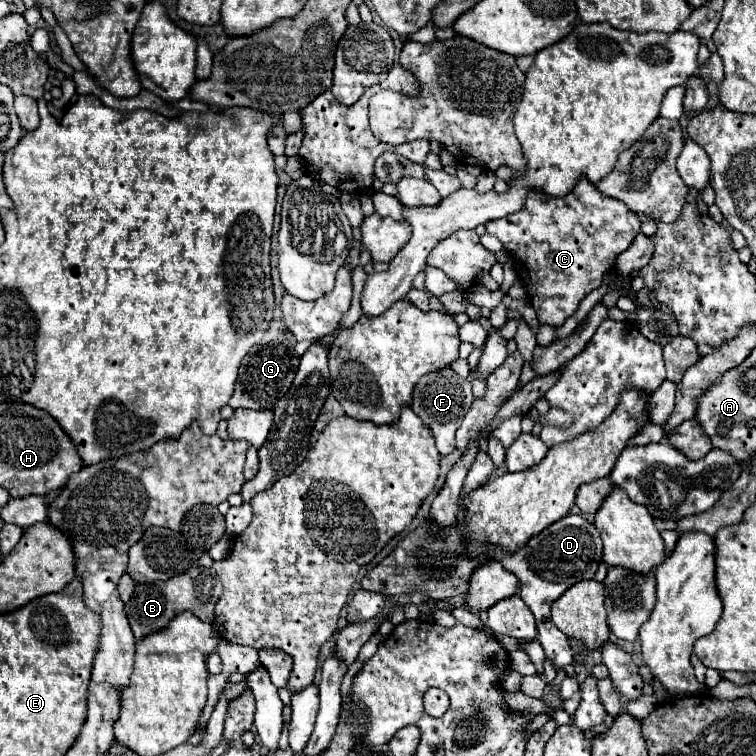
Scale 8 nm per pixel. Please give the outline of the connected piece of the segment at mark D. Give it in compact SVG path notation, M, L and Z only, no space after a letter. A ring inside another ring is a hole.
M569 514L563 520L551 524L545 532L533 536L525 548L513 554L497 552L497 548L491 548L491 558L495 558L507 570L519 576L519 598L523 598L523 602L529 606L531 614L537 620L537 640L541 642L545 656L553 660L559 668L571 664L571 648L567 636L551 622L551 604L573 584L581 580L591 580L601 564L601 554L603 544L595 524L587 522L583 516L577 514Z

